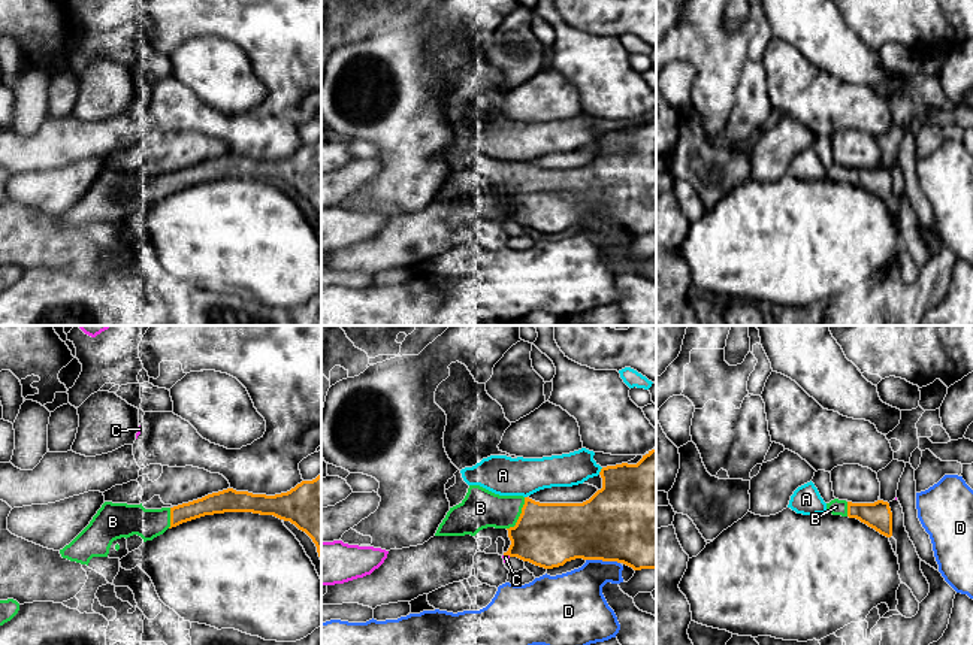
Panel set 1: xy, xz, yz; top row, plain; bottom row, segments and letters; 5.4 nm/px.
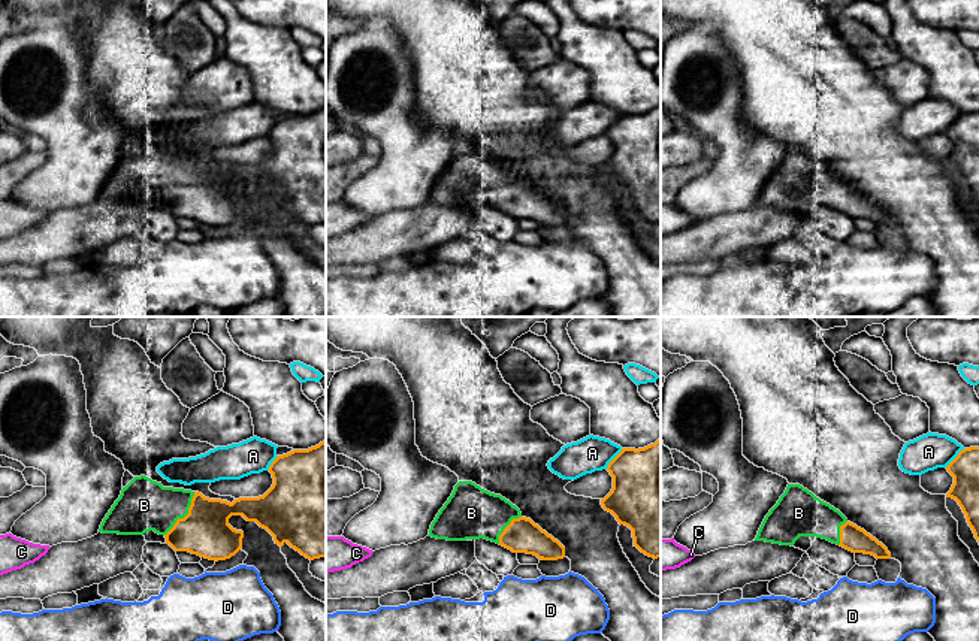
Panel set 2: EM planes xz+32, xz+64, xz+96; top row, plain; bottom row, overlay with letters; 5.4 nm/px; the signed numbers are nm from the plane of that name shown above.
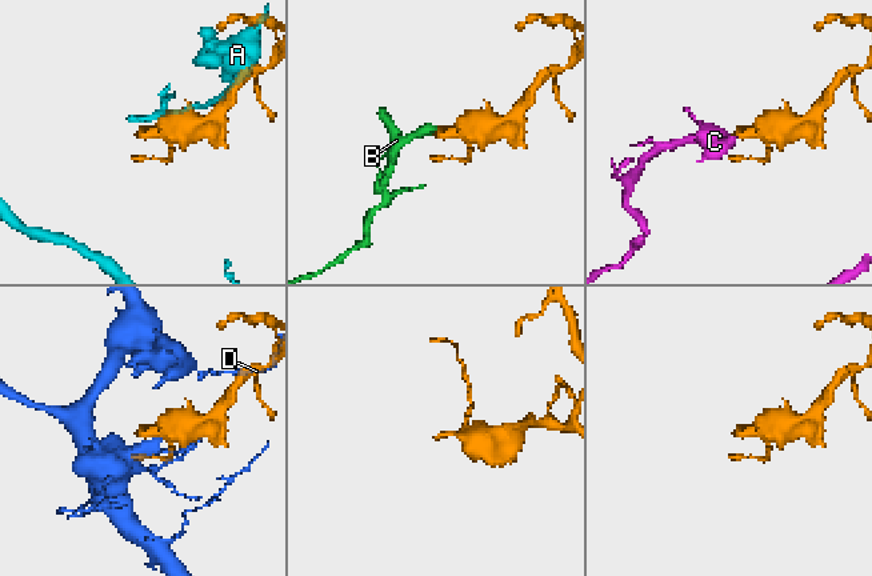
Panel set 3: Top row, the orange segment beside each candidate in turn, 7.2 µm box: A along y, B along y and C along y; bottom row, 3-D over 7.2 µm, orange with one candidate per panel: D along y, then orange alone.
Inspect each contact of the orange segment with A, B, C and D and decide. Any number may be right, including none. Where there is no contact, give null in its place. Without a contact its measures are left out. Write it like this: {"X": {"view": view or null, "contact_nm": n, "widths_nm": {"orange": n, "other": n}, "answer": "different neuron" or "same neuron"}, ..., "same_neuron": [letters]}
{"A": {"view": "xz", "contact_nm": 50, "widths_nm": {"orange": 400, "other": 180}, "answer": "different neuron"}, "B": {"view": "xz", "contact_nm": 200, "widths_nm": {"orange": 340, "other": 200}, "answer": "same neuron"}, "C": {"view": "xz", "contact_nm": 40, "widths_nm": {"orange": 340, "other": 30}, "answer": "different neuron"}, "D": {"view": "xz", "contact_nm": 190, "widths_nm": {"orange": 460, "other": 300}, "answer": "different neuron"}, "same_neuron": ["B"]}

